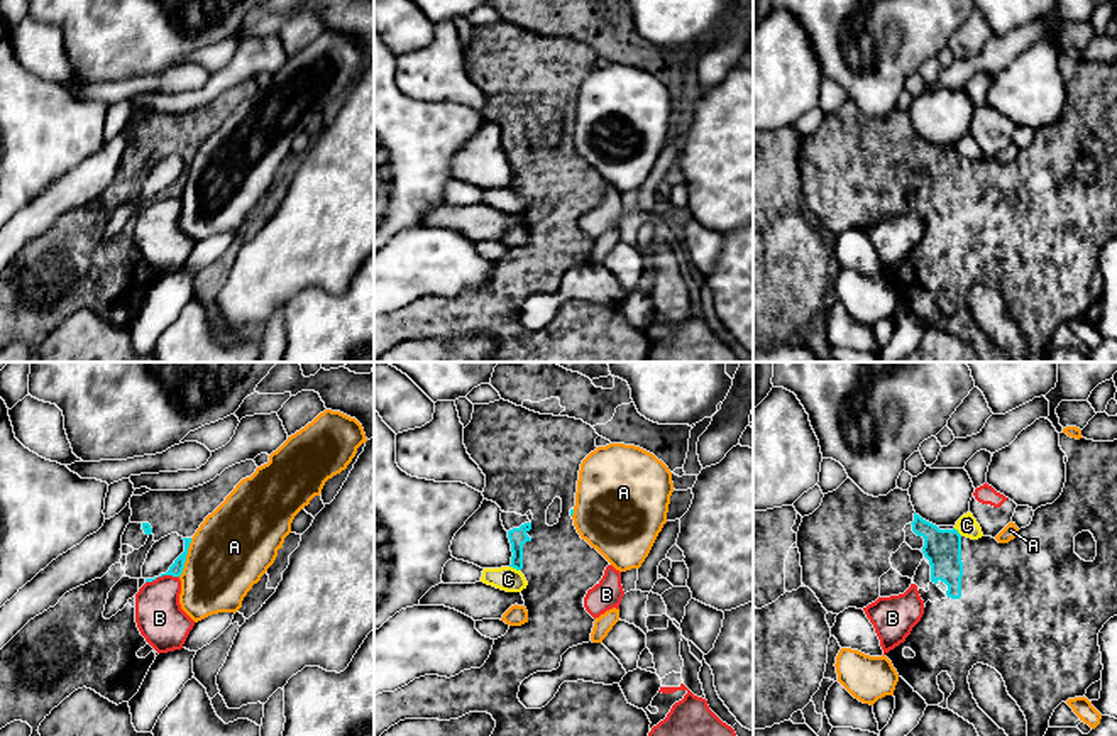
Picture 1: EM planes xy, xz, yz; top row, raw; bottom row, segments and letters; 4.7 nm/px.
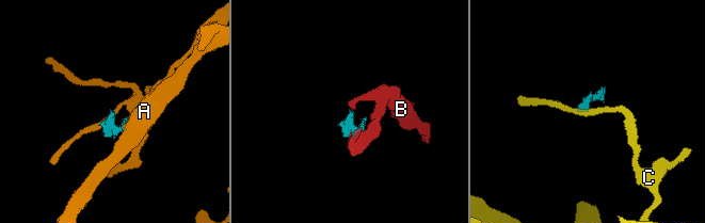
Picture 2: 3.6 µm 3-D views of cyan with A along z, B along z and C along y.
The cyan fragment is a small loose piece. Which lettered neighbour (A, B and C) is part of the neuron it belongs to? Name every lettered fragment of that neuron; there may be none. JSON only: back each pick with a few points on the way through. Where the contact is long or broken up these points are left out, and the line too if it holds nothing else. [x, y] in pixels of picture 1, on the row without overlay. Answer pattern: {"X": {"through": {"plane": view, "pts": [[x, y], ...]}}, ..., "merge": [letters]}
{"merge": []}

